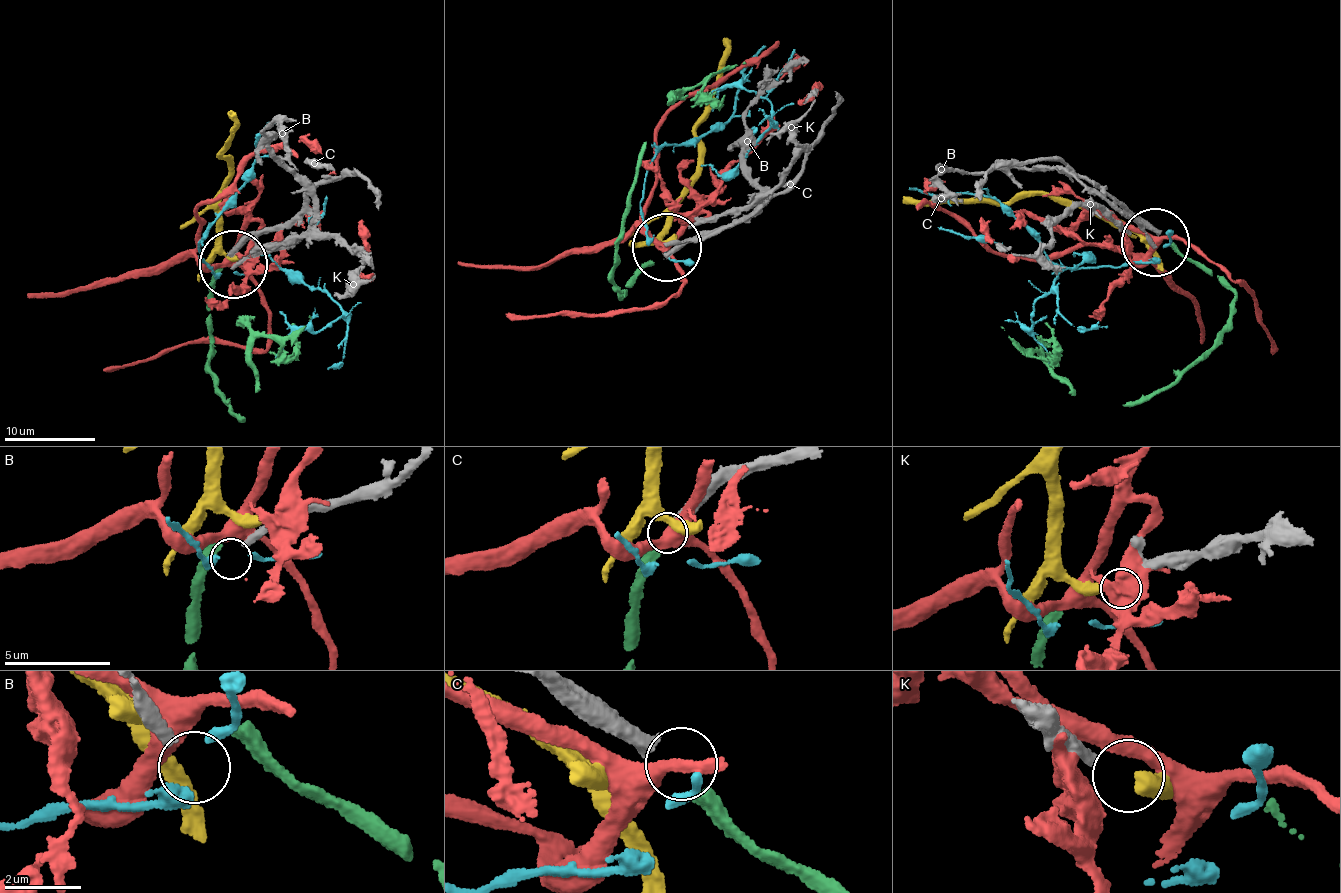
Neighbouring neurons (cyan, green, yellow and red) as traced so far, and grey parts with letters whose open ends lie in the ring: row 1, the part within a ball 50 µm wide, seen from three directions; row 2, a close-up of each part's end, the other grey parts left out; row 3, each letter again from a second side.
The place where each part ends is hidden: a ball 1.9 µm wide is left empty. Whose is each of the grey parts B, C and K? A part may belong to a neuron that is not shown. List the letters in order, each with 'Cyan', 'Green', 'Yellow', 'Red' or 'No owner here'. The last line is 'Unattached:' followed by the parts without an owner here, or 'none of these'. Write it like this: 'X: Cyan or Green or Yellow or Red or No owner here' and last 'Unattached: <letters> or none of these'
B: No owner here
C: Green
K: Yellow
Unattached: B

